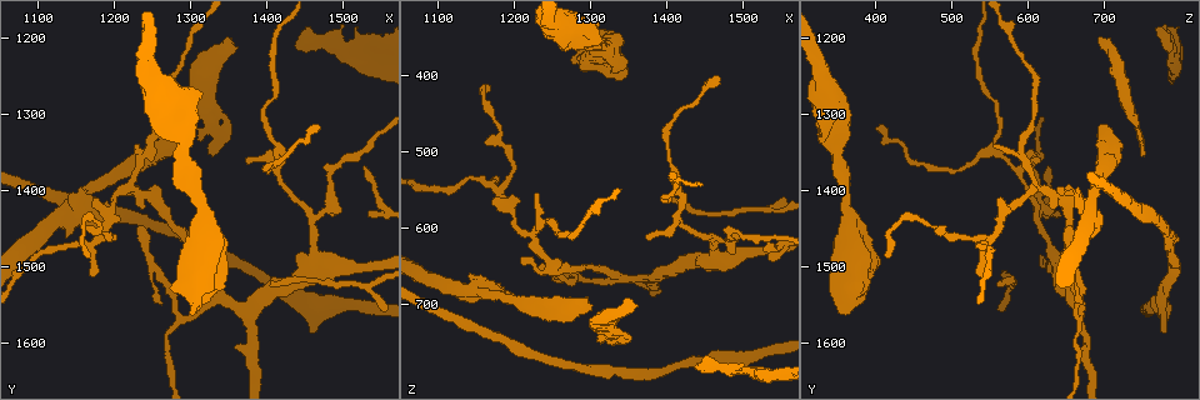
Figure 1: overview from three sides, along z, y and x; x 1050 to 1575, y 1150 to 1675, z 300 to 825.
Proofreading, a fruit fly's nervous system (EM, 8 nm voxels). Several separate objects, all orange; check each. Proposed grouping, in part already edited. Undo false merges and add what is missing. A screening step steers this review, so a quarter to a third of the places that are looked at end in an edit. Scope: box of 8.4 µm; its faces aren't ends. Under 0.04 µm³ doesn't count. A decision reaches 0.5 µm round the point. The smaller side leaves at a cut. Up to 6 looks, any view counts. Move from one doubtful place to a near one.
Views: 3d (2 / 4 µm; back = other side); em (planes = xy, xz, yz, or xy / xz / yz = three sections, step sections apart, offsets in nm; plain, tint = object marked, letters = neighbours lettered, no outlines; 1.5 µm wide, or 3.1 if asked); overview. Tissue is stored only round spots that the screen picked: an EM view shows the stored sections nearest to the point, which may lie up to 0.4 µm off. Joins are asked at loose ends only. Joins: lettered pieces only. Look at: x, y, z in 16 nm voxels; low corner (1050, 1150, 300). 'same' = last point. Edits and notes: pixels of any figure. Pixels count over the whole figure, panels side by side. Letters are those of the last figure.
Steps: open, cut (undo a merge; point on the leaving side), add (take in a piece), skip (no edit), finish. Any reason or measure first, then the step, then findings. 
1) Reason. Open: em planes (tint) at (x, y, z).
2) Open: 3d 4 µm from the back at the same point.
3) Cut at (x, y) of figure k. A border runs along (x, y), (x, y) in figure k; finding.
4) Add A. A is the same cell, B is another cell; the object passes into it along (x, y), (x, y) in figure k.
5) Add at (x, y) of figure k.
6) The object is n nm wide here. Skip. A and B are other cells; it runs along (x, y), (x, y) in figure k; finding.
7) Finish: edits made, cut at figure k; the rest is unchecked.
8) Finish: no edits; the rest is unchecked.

Calibre changes. Open: em yz step 4 (letters) at (1520, 1500, 630).

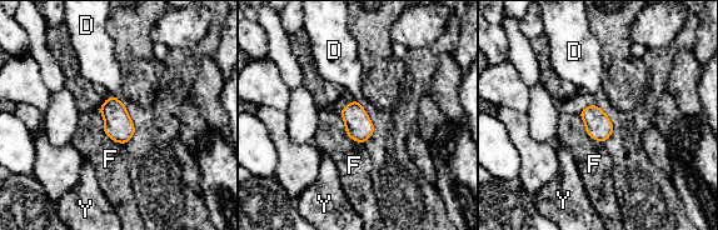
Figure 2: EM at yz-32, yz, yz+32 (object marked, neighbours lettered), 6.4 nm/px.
The object is 170 nm wide here. Skip. D, F and Y are other cells; a border runs along (103, 130), (115, 141), (124, 144) in figure 2; continuous, no second neuron.

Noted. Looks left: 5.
An open end. Open: 3d 2 µm at (1460, 1585, 775).

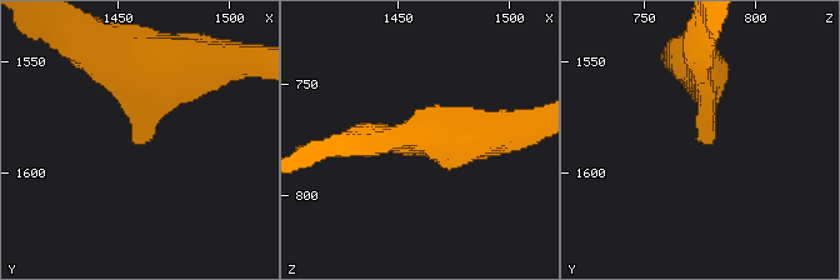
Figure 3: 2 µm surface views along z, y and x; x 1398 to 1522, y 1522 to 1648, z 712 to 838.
Now the EM. Open: em xz step 4 (tint) at (1458, 1586, 775).

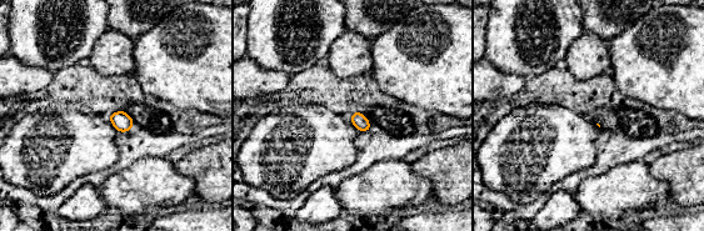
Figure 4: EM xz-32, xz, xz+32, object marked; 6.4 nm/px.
Cut it another way. Open: em planes (letters) at the same point.

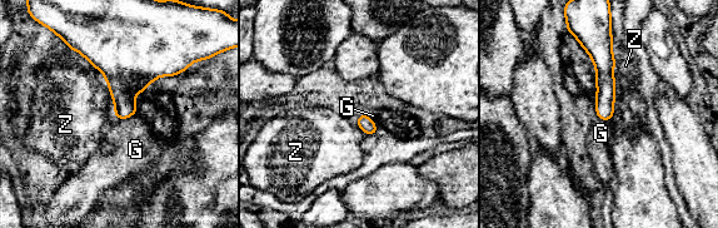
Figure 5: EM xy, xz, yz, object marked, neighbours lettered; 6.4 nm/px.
The longest contact is with Z, 220 nm. Skip. G and Z are other cells; a border runs along (135, 113), (125, 118), (115, 118) in figure 5; none of them fits.

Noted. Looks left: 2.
Branch stops here. Open: em xy step 4 (letters) at (1265, 1550, 665).

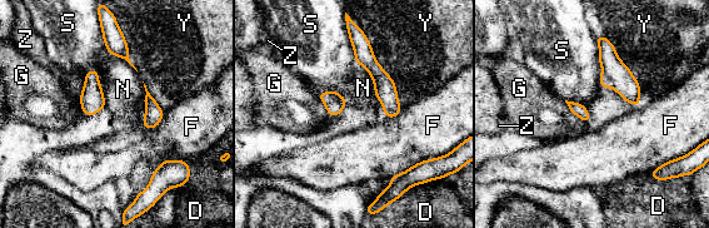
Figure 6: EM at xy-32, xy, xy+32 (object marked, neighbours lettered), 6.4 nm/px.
Cut it another way. Open: em planes (letters) at the same point.

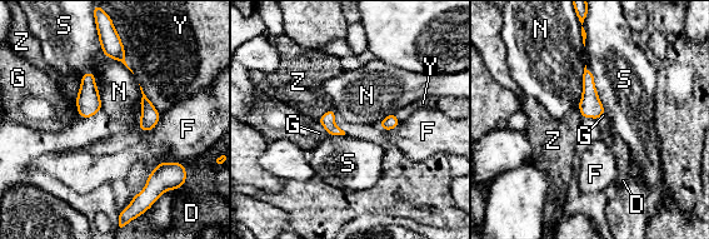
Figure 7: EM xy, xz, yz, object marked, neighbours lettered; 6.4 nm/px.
The object is 60 nm wide here. Skip. D, F, G, N, S, Y and Z are other cells; a border runs along (138, 84), (141, 91), (139, 127) in figure 7; none of them fits.

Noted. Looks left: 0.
Finish: no edits; the rest is unchecked.

